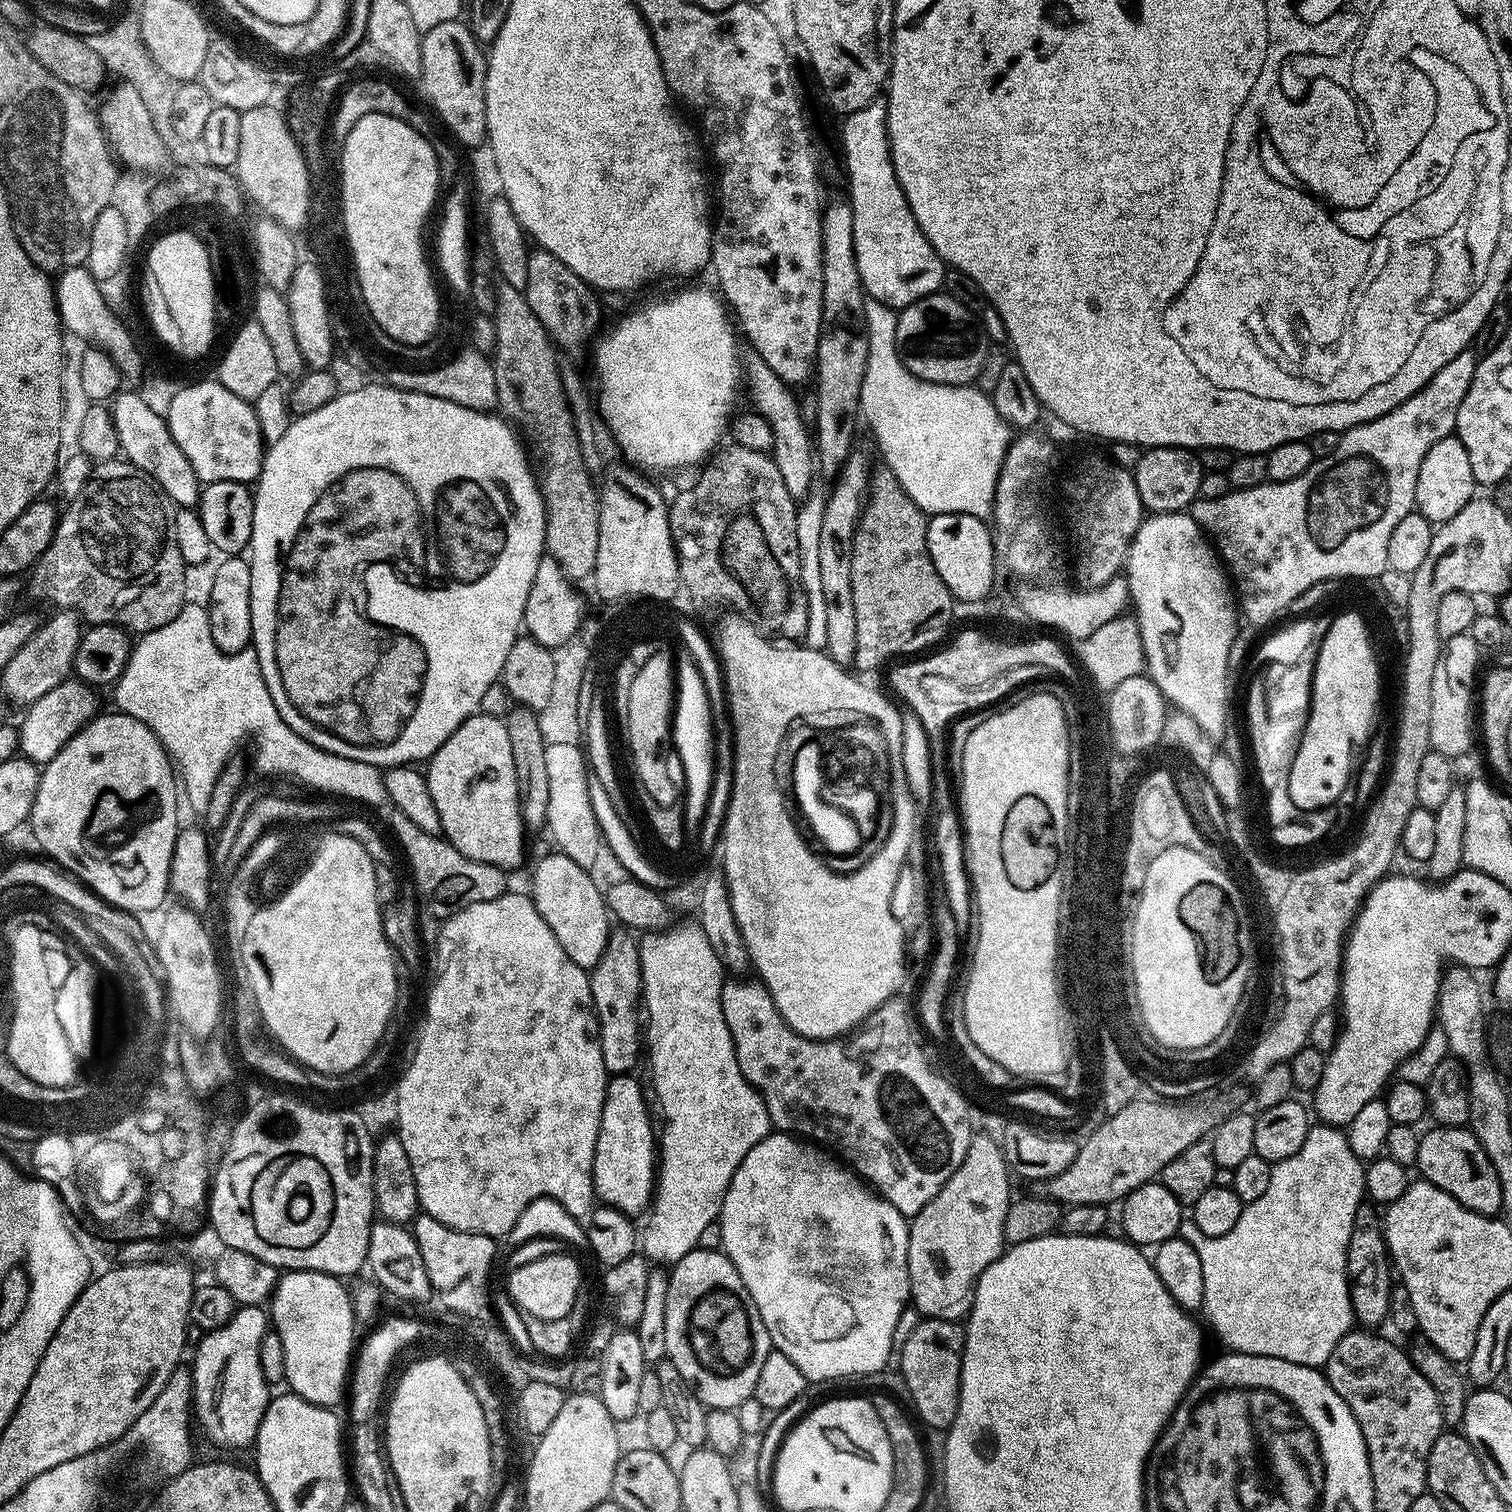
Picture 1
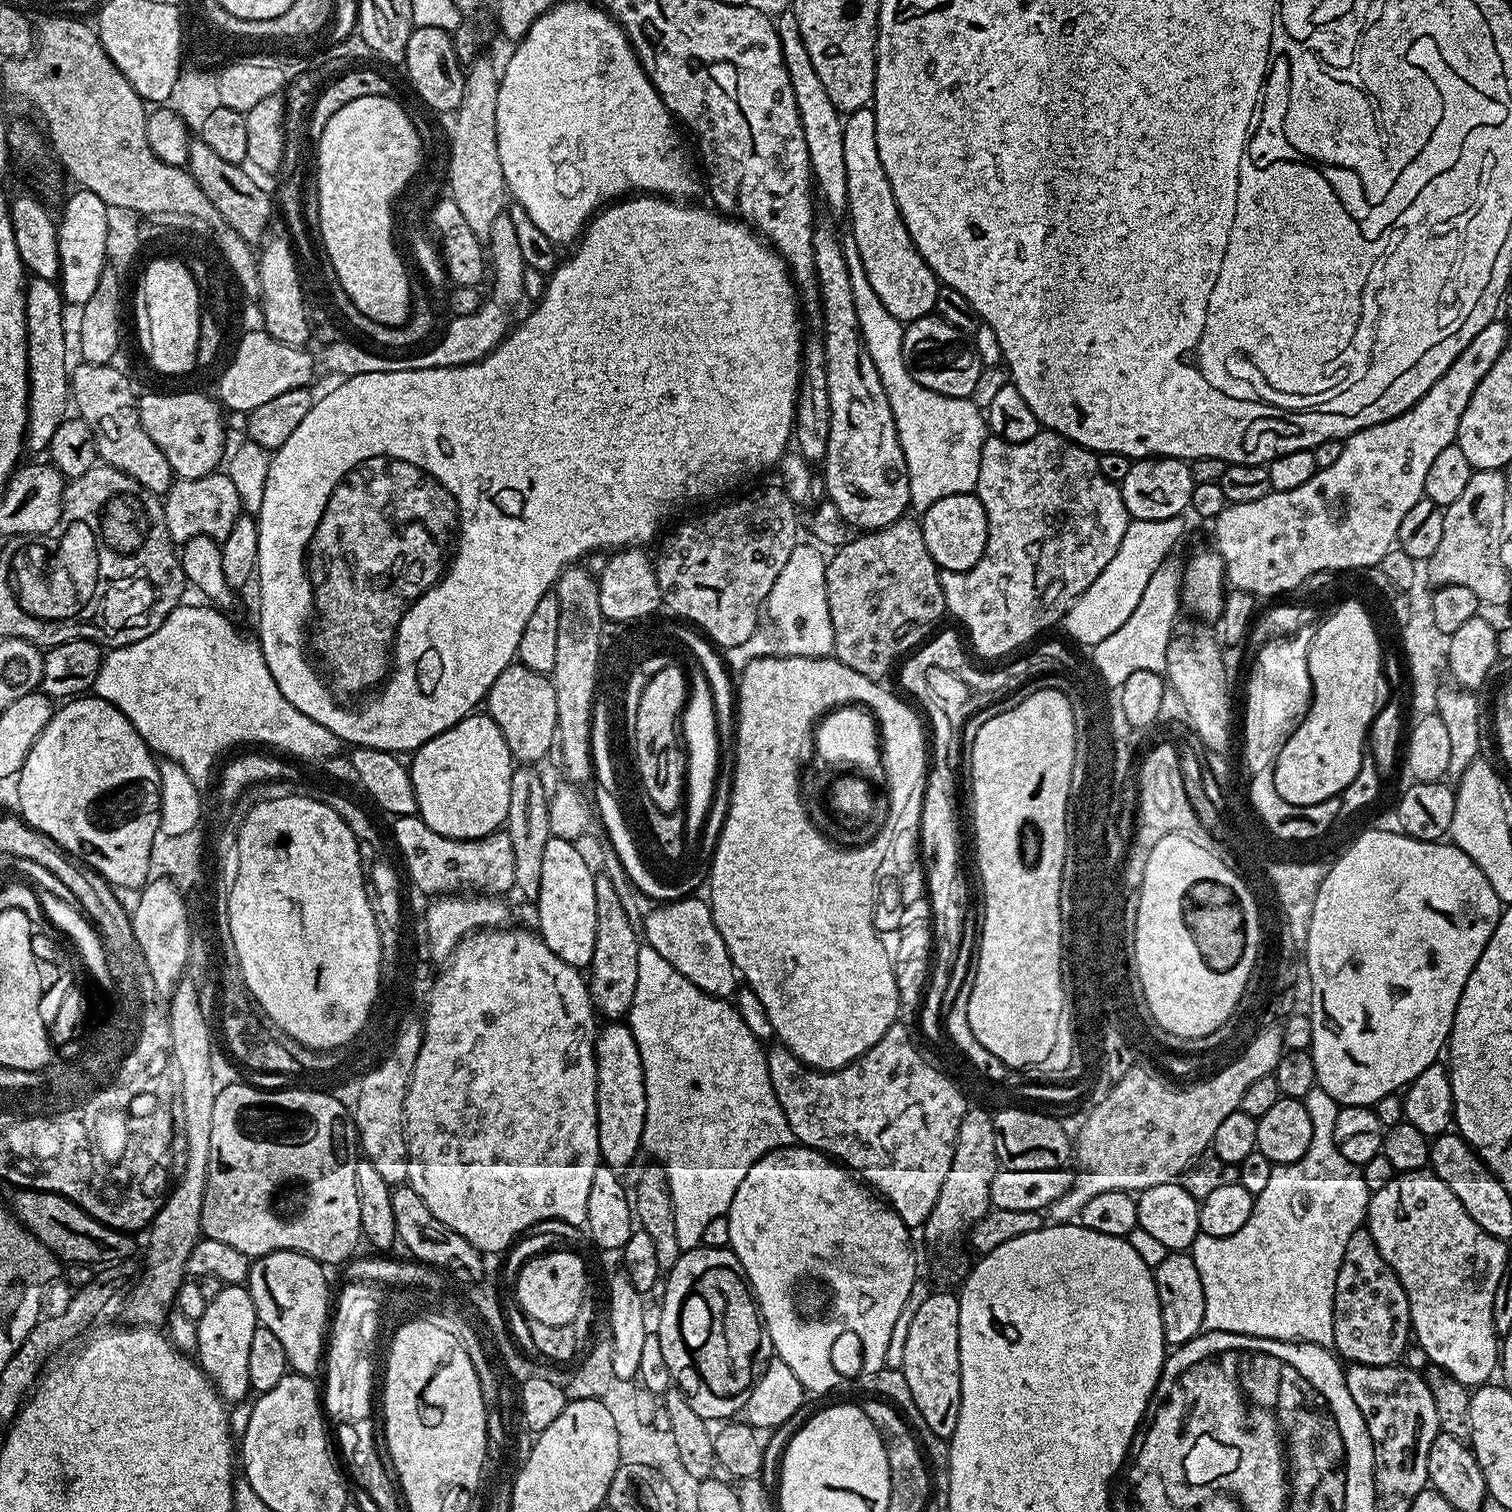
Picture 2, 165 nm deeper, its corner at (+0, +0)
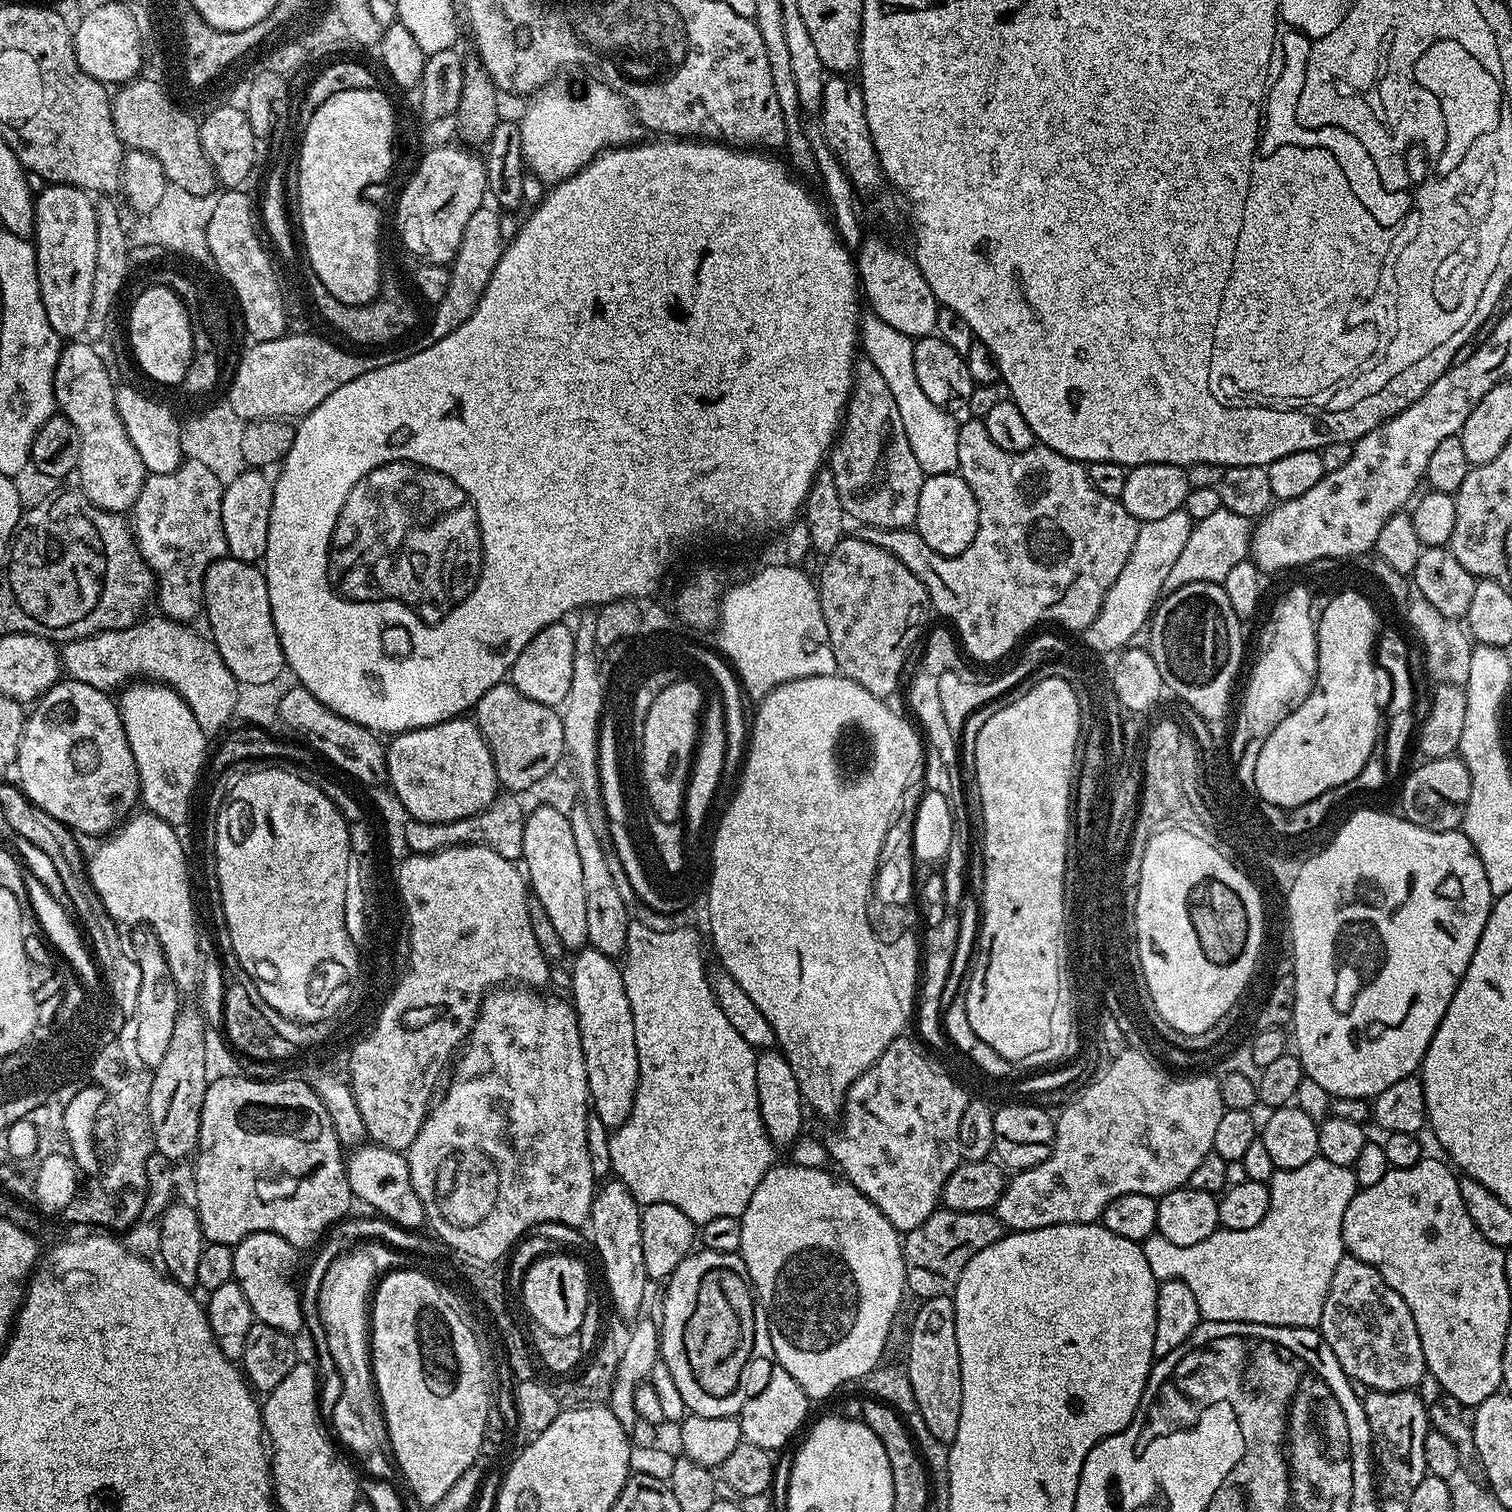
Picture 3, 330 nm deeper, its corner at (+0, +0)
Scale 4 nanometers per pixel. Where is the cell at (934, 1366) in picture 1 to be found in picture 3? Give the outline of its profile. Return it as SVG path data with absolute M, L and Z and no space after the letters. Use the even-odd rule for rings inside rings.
M951 1295L935 1296L919 1305L912 1329L908 1332L908 1361L906 1367L910 1386L914 1390L914 1402L926 1421L926 1430L934 1434L938 1444L951 1445L958 1434L958 1418L962 1418L962 1374L958 1358L958 1334L956 1333L956 1301Z

